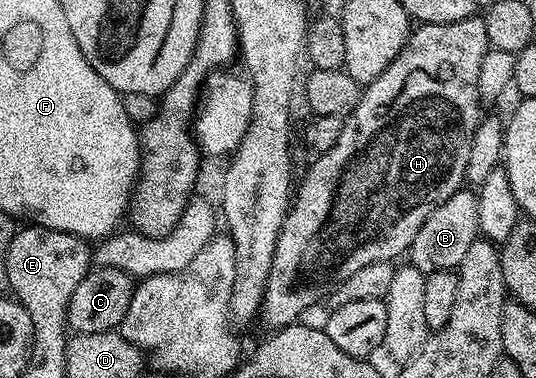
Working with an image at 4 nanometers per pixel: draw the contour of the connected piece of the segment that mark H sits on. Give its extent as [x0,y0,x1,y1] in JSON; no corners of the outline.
[259,16,490,331]

